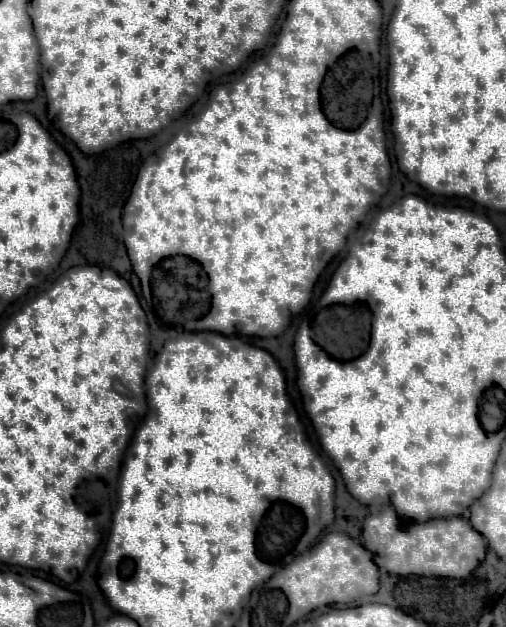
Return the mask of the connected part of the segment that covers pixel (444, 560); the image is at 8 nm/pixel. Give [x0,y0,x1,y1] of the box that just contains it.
[362,506,486,578]

